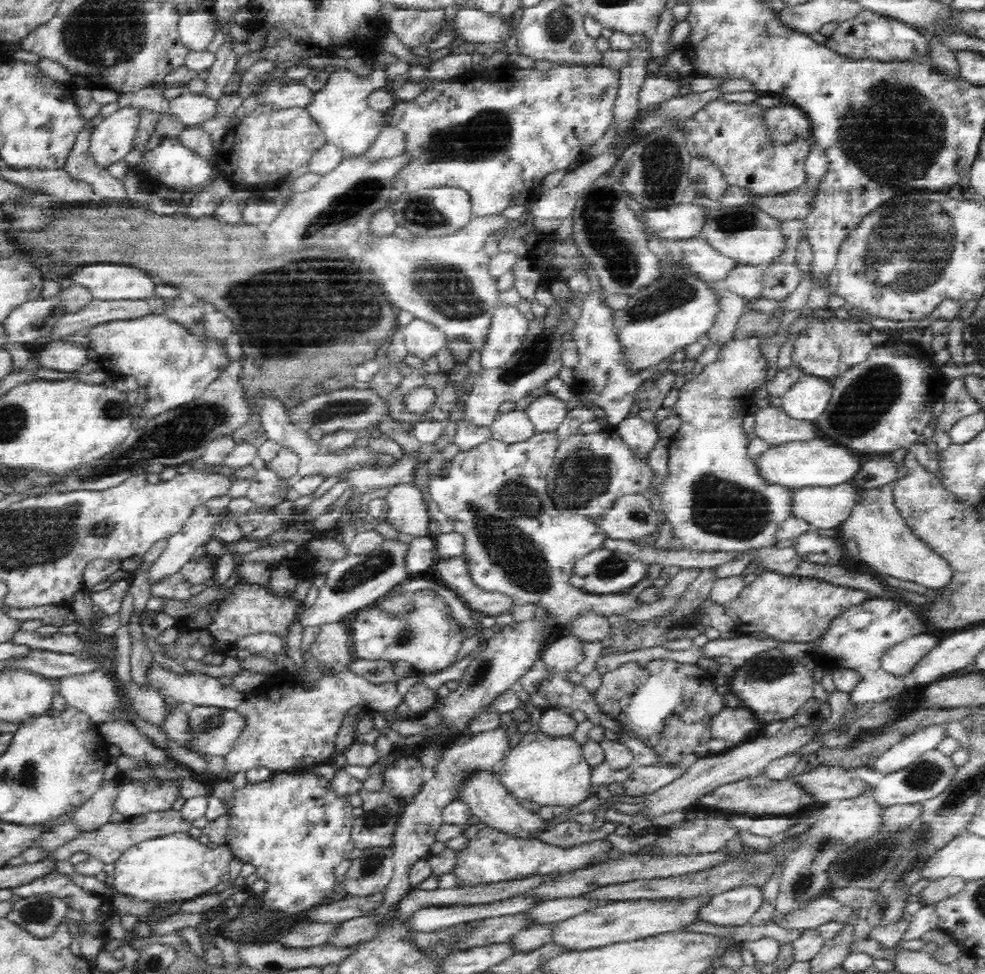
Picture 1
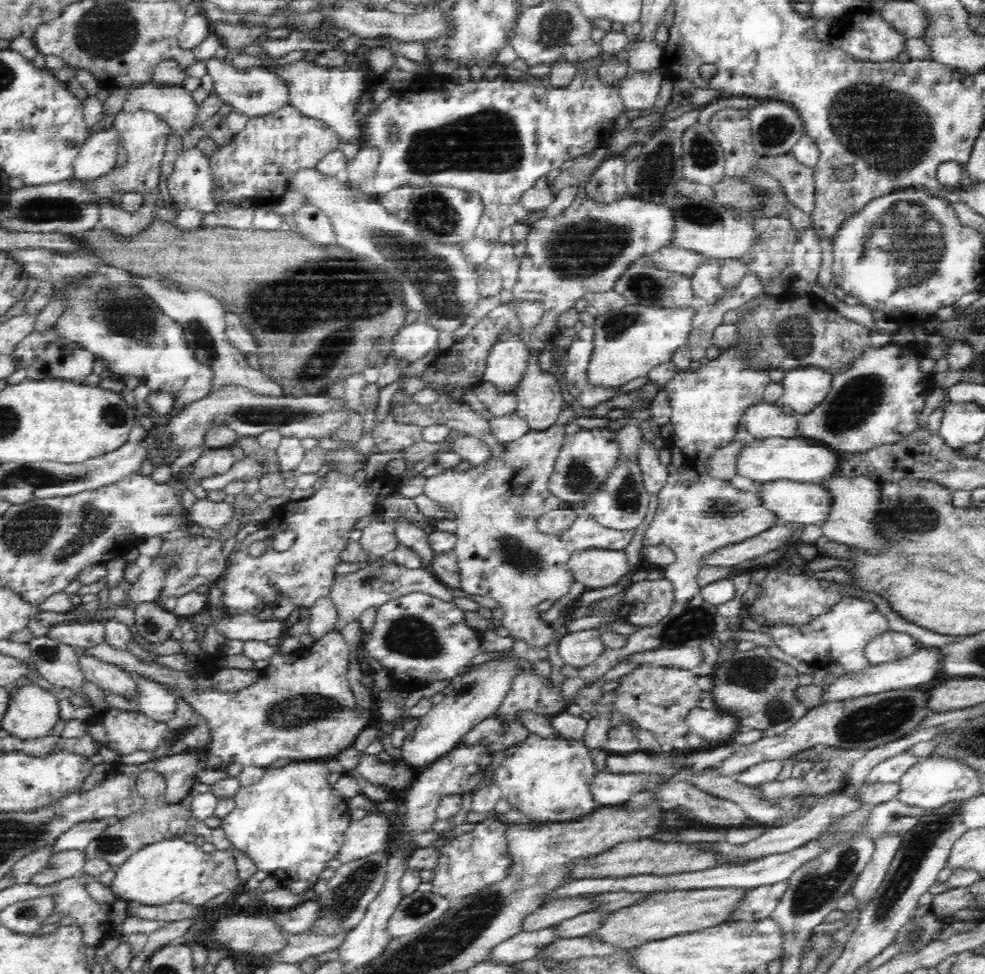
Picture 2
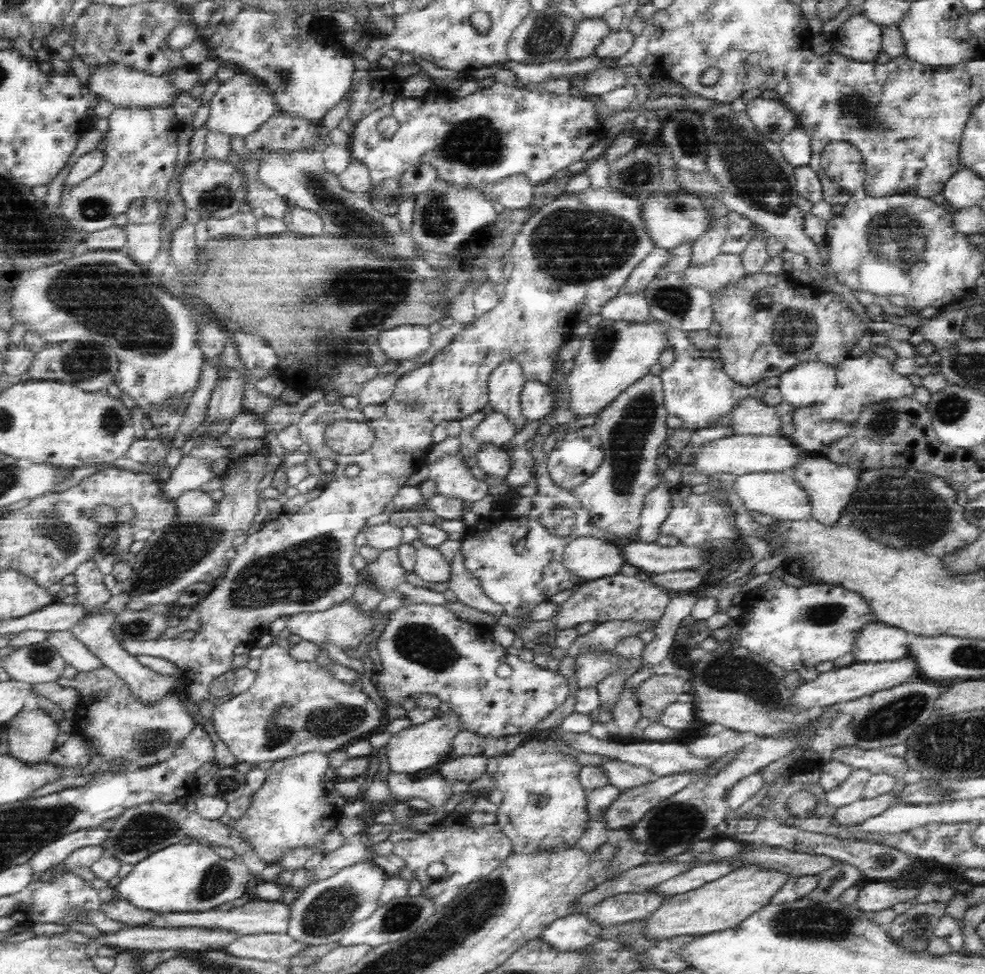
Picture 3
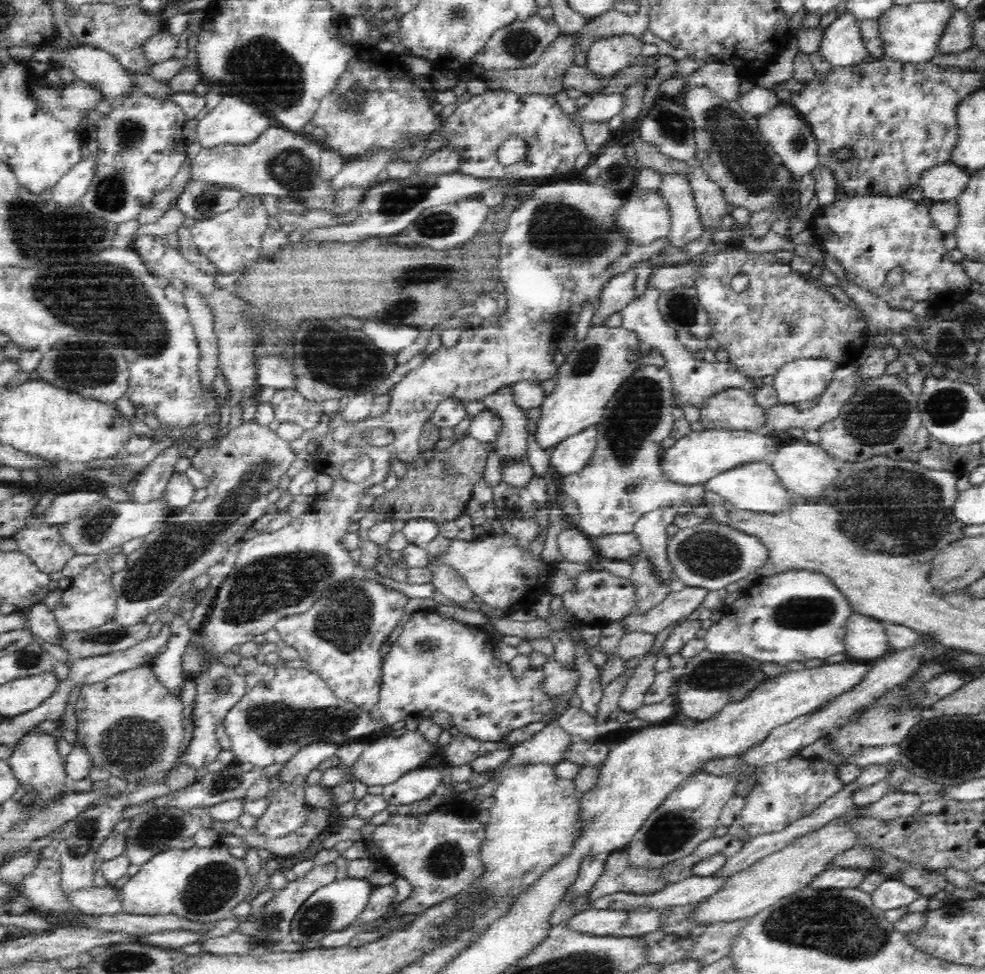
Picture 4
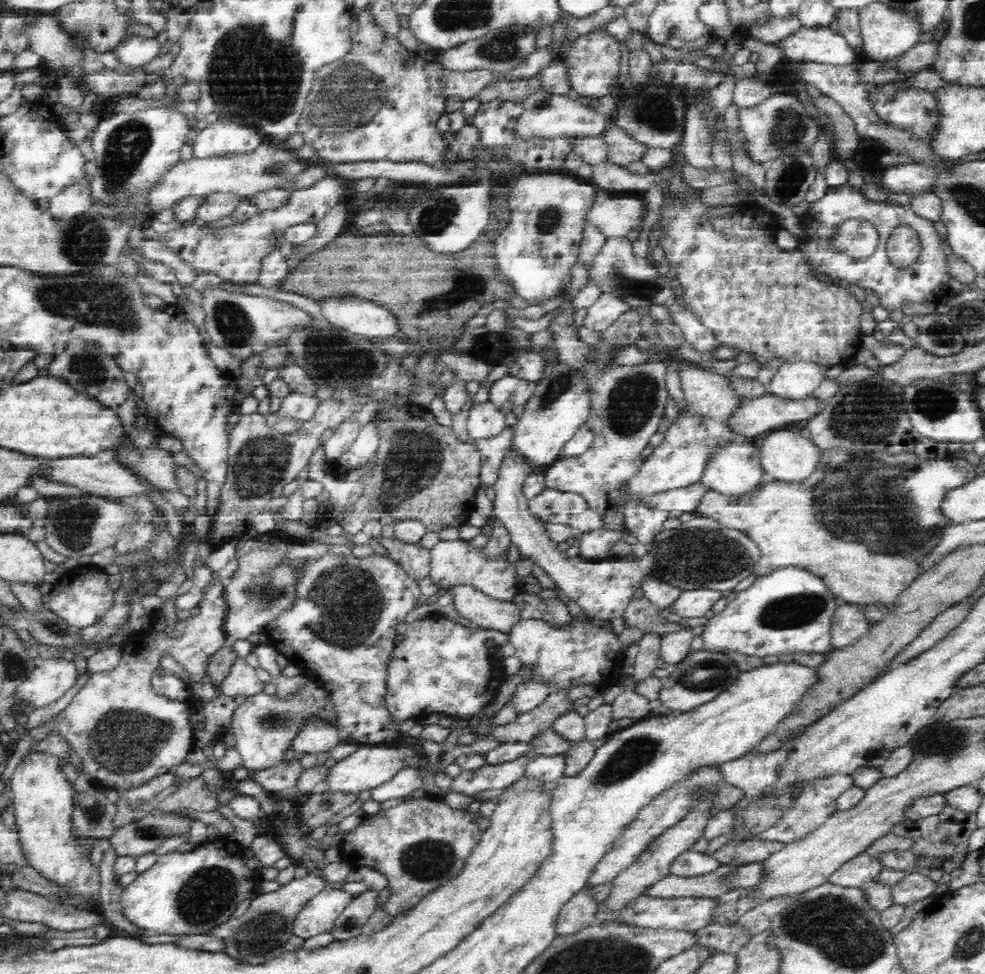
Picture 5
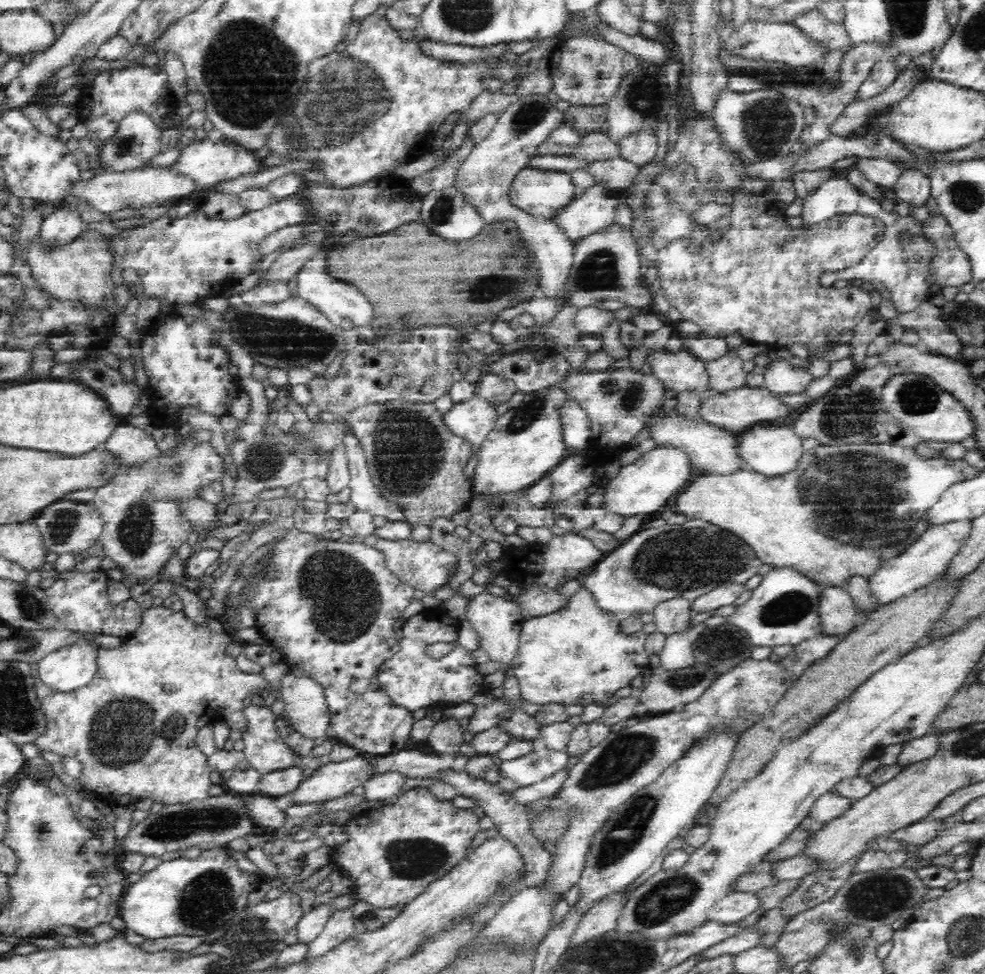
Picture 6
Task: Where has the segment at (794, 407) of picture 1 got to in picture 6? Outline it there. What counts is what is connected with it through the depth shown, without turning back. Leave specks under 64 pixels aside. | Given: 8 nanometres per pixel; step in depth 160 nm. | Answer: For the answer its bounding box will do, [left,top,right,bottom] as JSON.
[764,361,814,395]

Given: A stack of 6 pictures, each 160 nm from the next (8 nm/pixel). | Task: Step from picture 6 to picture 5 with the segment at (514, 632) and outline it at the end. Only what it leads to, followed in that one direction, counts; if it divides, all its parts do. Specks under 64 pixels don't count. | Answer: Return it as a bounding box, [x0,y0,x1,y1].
[446,582,520,633]

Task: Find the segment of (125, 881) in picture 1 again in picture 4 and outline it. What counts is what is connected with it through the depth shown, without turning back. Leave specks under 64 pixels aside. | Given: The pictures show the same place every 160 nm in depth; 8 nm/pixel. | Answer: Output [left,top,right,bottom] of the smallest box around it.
[116,841,253,921]

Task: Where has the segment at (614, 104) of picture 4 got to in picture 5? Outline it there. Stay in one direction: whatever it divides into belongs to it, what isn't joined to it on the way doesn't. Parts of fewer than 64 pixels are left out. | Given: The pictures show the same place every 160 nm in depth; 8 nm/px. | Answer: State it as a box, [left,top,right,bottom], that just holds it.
[519,90,607,139]

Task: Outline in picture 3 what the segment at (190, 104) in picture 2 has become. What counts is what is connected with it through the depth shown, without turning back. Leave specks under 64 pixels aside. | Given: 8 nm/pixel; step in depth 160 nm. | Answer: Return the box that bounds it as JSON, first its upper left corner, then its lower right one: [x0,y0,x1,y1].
[91,68,182,117]

